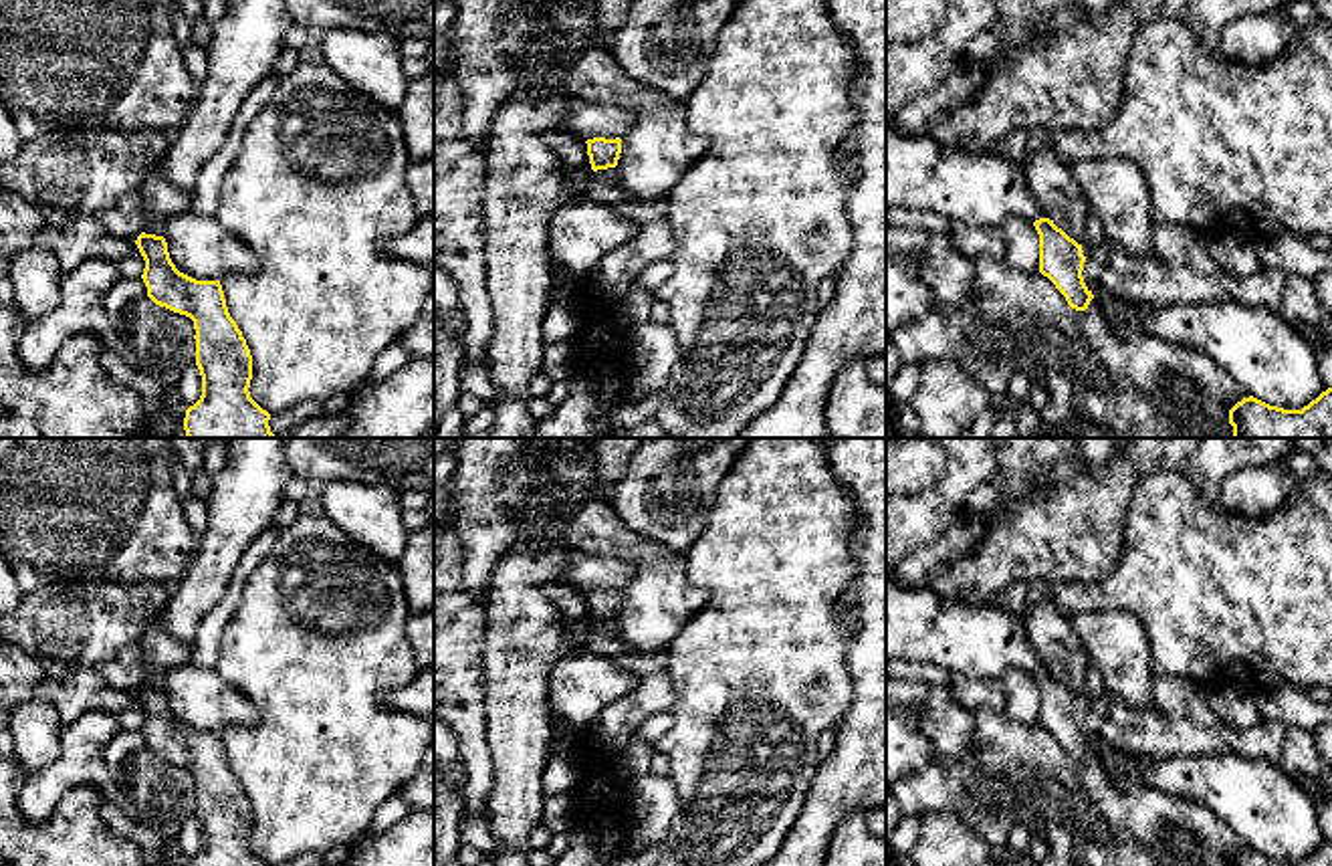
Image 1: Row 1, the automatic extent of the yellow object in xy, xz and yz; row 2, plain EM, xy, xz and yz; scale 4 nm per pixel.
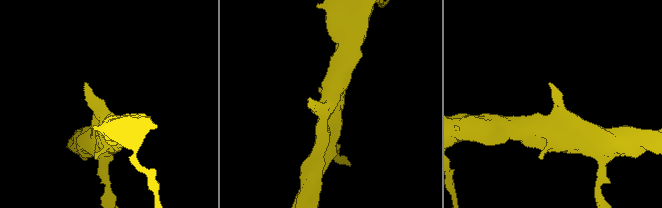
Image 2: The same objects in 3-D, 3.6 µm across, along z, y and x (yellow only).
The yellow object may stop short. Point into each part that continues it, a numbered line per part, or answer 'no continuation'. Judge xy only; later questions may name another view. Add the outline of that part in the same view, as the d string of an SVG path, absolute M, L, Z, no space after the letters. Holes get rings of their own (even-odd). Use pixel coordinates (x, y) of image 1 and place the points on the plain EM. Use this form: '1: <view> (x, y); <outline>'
1: xy (162, 653); M159 620L147 624L143 638L143 684L163 688L165 674L190 662L192 644L172 636Z

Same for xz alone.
1: xz (608, 628); M616 620L597 622L597 624L593 624L593 630L597 634L612 636L612 638L620 636L620 628L618 628Z

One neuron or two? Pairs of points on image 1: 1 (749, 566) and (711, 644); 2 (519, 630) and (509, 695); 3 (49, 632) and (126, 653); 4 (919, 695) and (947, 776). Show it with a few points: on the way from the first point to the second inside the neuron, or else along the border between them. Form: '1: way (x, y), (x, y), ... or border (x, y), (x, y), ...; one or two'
1: way (749, 586), (749, 606), (731, 624); one
2: way (521, 646), (515, 679); one
3: way (67, 632), (99, 632), (107, 640); one
4: border (969, 717), (973, 747), (959, 758), (939, 755); two

